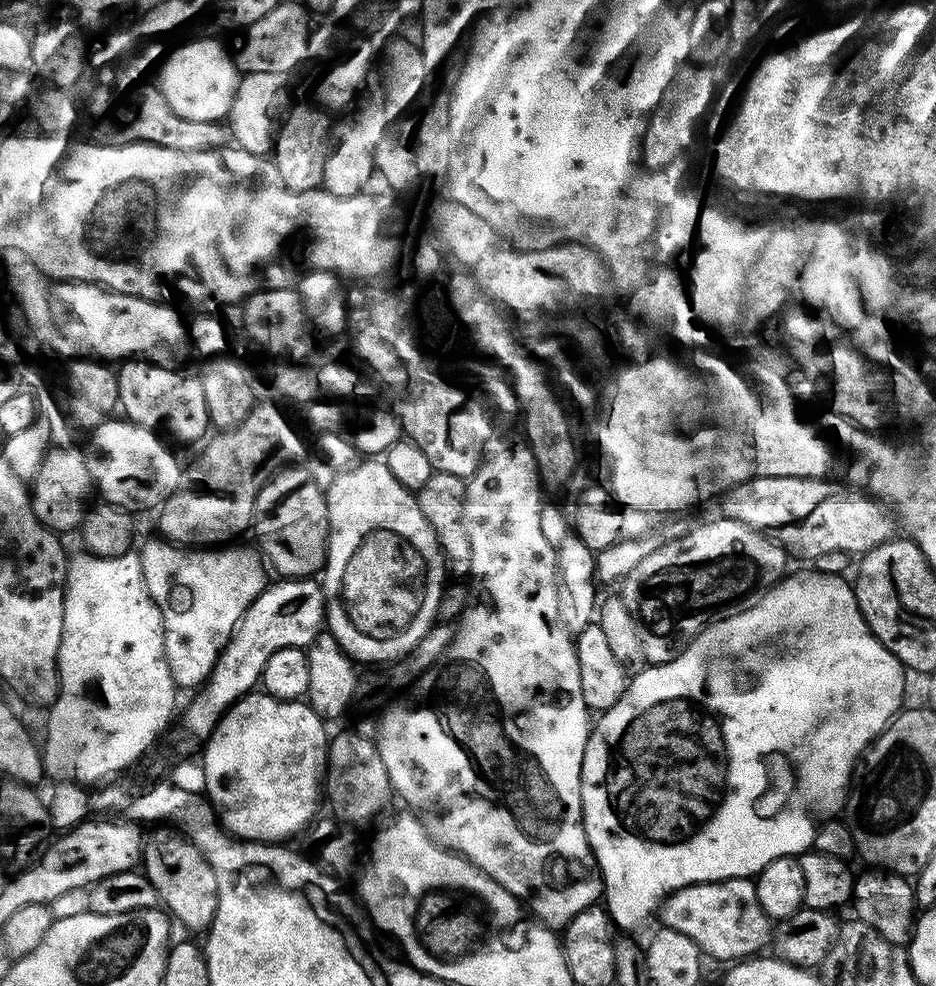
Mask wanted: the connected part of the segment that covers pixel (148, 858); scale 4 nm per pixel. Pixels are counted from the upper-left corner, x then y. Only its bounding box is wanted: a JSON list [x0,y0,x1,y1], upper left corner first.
[142,830,218,933]

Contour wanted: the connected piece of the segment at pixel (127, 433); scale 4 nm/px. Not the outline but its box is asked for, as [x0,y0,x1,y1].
[86,418,182,510]

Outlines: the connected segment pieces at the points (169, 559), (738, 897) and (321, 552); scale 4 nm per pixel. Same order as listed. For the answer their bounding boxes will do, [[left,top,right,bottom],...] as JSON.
[[139,538,270,690],[658,879,774,962],[251,466,328,578]]

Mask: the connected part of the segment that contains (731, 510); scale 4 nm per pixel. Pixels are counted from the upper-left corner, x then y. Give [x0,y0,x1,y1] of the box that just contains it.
[723,476,898,557]

